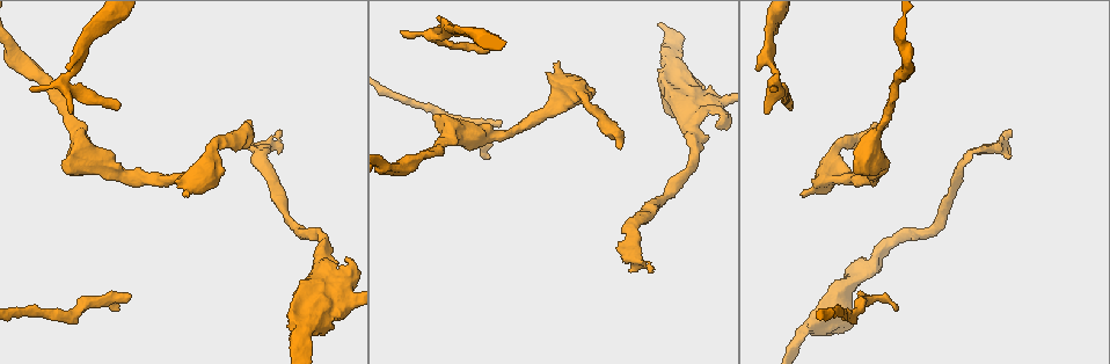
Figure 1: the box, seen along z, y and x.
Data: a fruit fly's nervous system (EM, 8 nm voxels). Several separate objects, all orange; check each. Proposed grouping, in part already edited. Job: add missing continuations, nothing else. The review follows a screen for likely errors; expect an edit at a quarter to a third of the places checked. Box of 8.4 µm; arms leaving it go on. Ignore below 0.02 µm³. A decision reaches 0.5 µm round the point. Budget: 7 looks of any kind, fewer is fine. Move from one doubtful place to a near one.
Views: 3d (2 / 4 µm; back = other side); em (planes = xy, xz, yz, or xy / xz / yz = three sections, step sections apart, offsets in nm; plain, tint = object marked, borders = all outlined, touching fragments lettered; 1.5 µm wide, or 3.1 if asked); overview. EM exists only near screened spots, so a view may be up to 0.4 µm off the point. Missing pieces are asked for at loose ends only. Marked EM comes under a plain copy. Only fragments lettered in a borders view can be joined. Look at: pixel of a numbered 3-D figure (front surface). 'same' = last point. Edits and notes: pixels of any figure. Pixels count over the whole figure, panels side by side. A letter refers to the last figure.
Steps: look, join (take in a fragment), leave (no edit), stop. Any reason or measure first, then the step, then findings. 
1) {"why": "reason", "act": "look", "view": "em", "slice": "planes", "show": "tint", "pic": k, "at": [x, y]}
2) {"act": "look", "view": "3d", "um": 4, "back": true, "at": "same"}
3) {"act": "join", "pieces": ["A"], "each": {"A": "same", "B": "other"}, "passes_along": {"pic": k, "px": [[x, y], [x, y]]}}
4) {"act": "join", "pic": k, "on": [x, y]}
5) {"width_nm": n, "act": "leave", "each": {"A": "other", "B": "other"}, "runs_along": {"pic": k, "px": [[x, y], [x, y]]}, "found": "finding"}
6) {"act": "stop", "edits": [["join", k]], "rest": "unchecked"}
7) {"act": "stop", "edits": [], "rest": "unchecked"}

{"why": "tapers out", "act": "look", "view": "3d", "um": 2, "pic": 1, "at": [718, 121]}

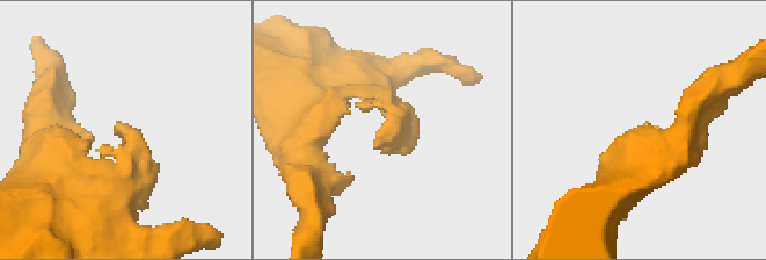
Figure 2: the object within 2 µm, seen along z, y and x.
{"act": "look", "view": "em", "slice": "xy", "step": 8, "show": "borders", "pic": 2, "at": [115, 132]}

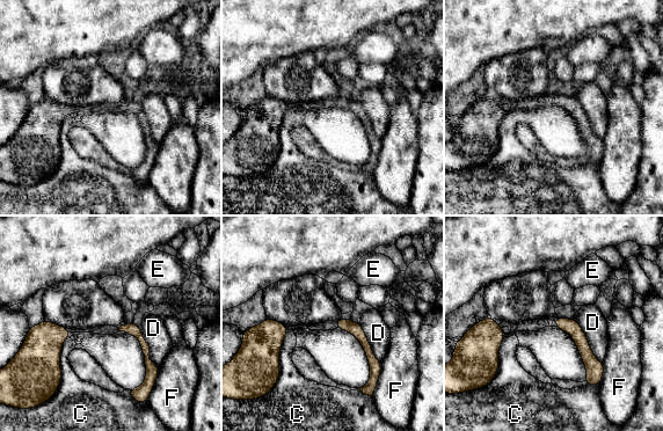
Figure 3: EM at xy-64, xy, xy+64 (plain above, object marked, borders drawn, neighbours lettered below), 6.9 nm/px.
{"act": "look", "view": "em", "slice": "planes", "show": "borders", "at": "same"}

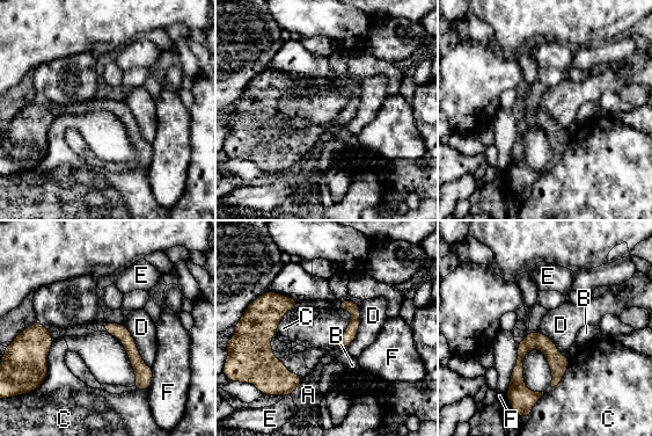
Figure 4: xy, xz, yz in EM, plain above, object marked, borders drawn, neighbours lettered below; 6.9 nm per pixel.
{"act": "leave", "each": {"A": "other", "B": "other", "C": "other", "D": "other", "E": "other", "F": "other"}, "found": "none of them fits"}

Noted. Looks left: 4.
{"why": "branch stops here", "act": "look", "view": "3d", "um": 4, "pic": 1, "at": [803, 195]}

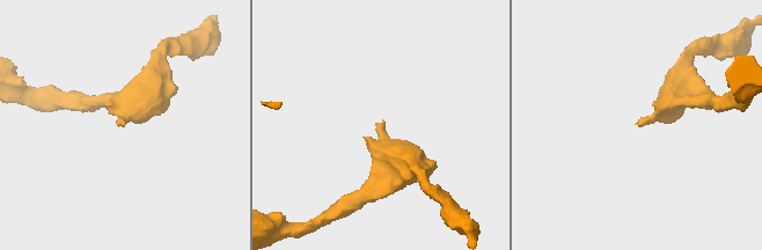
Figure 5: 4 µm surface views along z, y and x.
{"act": "look", "view": "em", "slice": "planes", "show": "borders", "pic": 5, "at": [383, 122]}

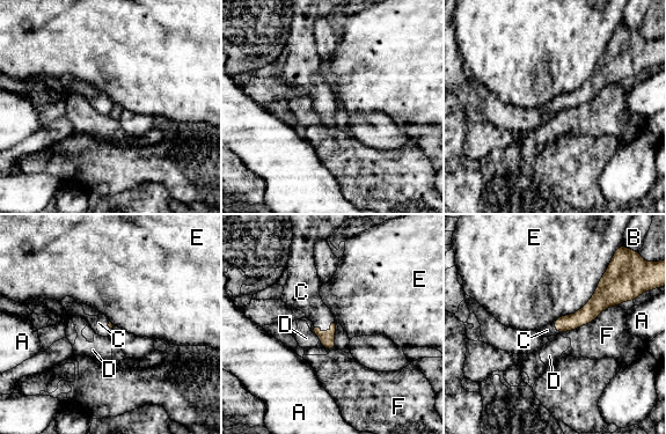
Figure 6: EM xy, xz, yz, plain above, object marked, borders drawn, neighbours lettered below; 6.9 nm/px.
{"act": "join", "pieces": ["C"], "each": {"A": "other", "B": "other", "C": "same", "D": "other", "E": "other", "F": "other"}, "passes_along": {"pic": 6, "px": [[327, 339], [326, 332], [308, 301]]}, "found": "the neuron continues"}

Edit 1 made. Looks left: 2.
{"why": "thin end", "act": "look", "view": "3d", "um": 4, "pic": 1, "at": [771, 89]}

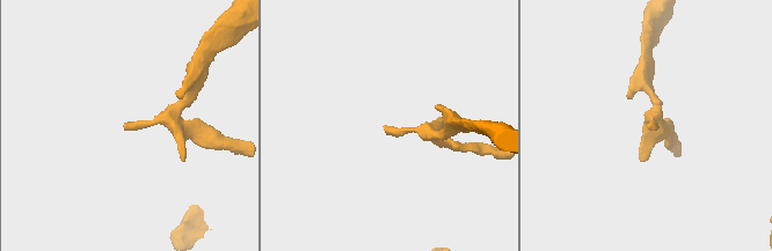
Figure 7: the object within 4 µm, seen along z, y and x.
{"why": "now the EM", "act": "look", "view": "em", "slice": "yz", "step": 8, "show": "borders", "pic": 7, "at": [649, 127]}

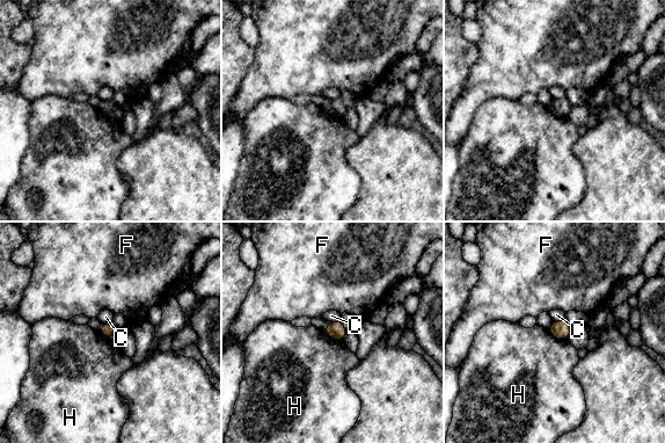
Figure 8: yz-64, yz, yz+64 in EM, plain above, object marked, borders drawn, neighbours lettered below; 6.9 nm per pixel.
{"act": "leave", "each": {"C": "other", "F": "other", "H": "other"}, "border": {"pic": 8, "px": [[324, 329], [330, 338], [343, 341]]}, "found": "no lettered fragment goes on from it"}

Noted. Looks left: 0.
{"act": "stop", "edits": [["join", 6]], "rest": "unchecked"}

